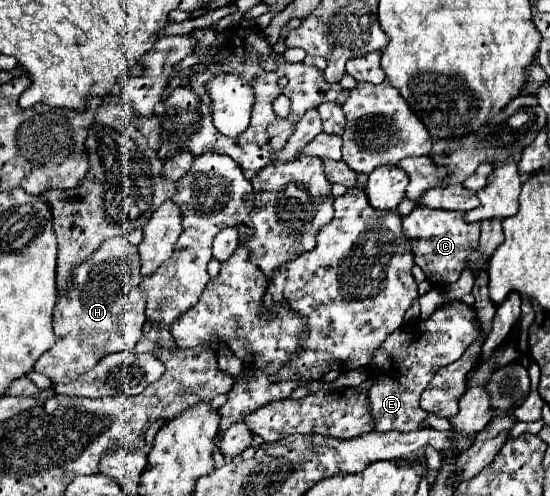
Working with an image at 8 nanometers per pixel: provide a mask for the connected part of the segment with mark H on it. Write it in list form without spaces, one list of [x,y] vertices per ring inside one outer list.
[[[125,237],[107,239],[85,261],[73,269],[73,283],[69,293],[61,297],[53,311],[55,345],[43,353],[35,371],[43,373],[57,383],[71,383],[85,371],[93,369],[99,359],[115,351],[129,351],[141,339],[141,327],[145,323],[145,295],[139,289],[139,251]]]

